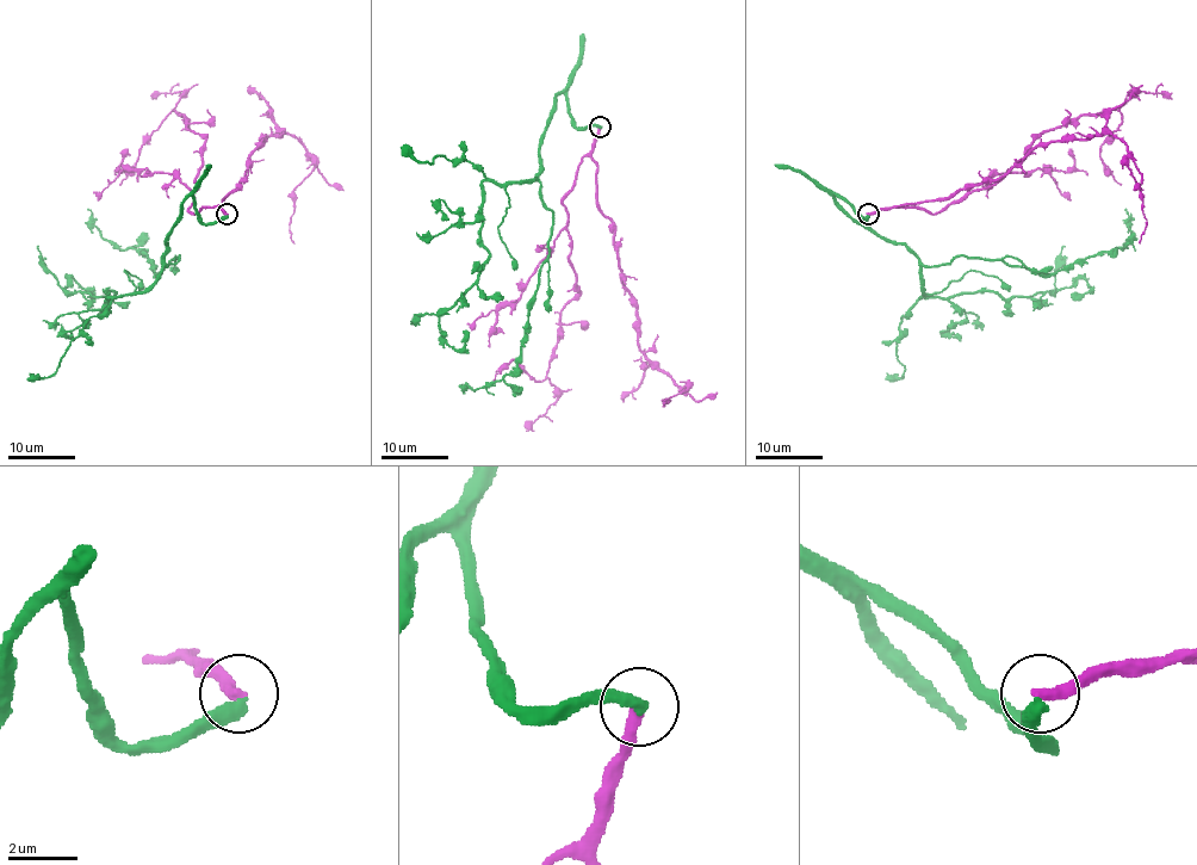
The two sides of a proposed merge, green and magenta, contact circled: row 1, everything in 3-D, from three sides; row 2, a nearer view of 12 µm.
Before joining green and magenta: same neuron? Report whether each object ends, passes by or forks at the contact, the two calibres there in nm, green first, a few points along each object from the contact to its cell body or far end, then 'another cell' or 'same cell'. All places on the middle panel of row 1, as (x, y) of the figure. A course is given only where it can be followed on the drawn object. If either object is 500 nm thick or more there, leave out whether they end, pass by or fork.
green ends; magenta ends; calibres 340 and 360 nm; course green (600, 128), (577, 128), (562, 92), (538, 177), (484, 181), (488, 260), (439, 317), (459, 350), (469, 331); course magenta (600, 128), (591, 156), (597, 205), (638, 311), (638, 348), (686, 387), (663, 406), (668, 399); another cell

